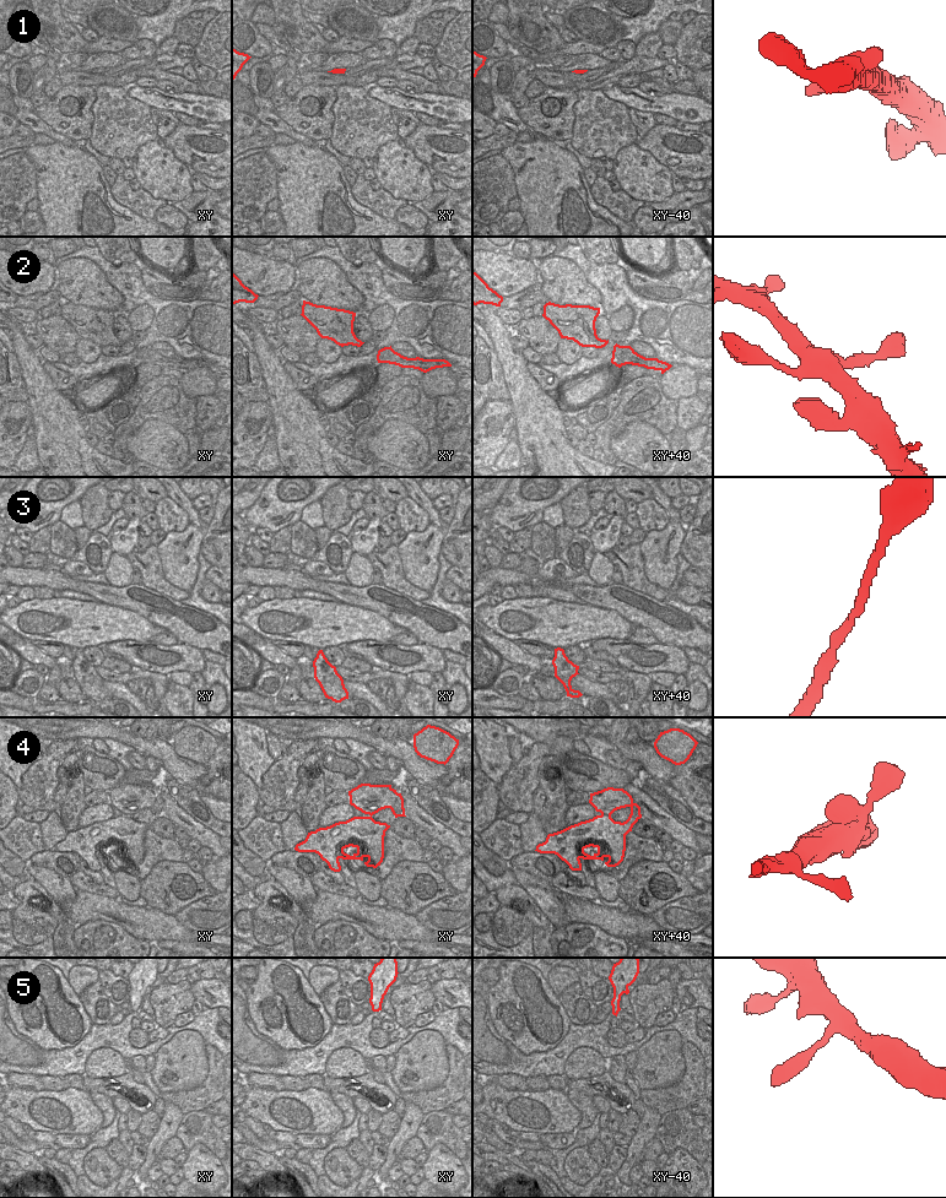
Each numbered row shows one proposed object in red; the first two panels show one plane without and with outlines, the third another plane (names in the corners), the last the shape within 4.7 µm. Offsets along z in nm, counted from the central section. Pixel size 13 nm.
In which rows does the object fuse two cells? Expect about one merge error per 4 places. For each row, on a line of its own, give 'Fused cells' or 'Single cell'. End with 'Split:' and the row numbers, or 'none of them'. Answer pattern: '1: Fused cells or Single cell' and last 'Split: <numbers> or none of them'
1: Single cell
2: Single cell
3: Single cell
4: Single cell
5: Single cell
Split: none of them

